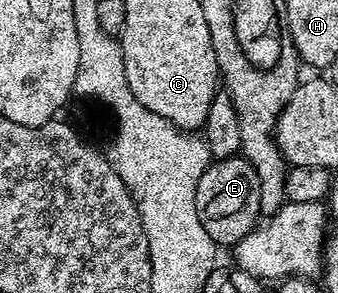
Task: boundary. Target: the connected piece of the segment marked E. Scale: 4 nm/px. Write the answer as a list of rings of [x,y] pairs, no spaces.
[[[240,155],[214,160],[205,170],[195,187],[195,211],[199,223],[218,247],[236,247],[259,223],[259,175],[247,158]]]

